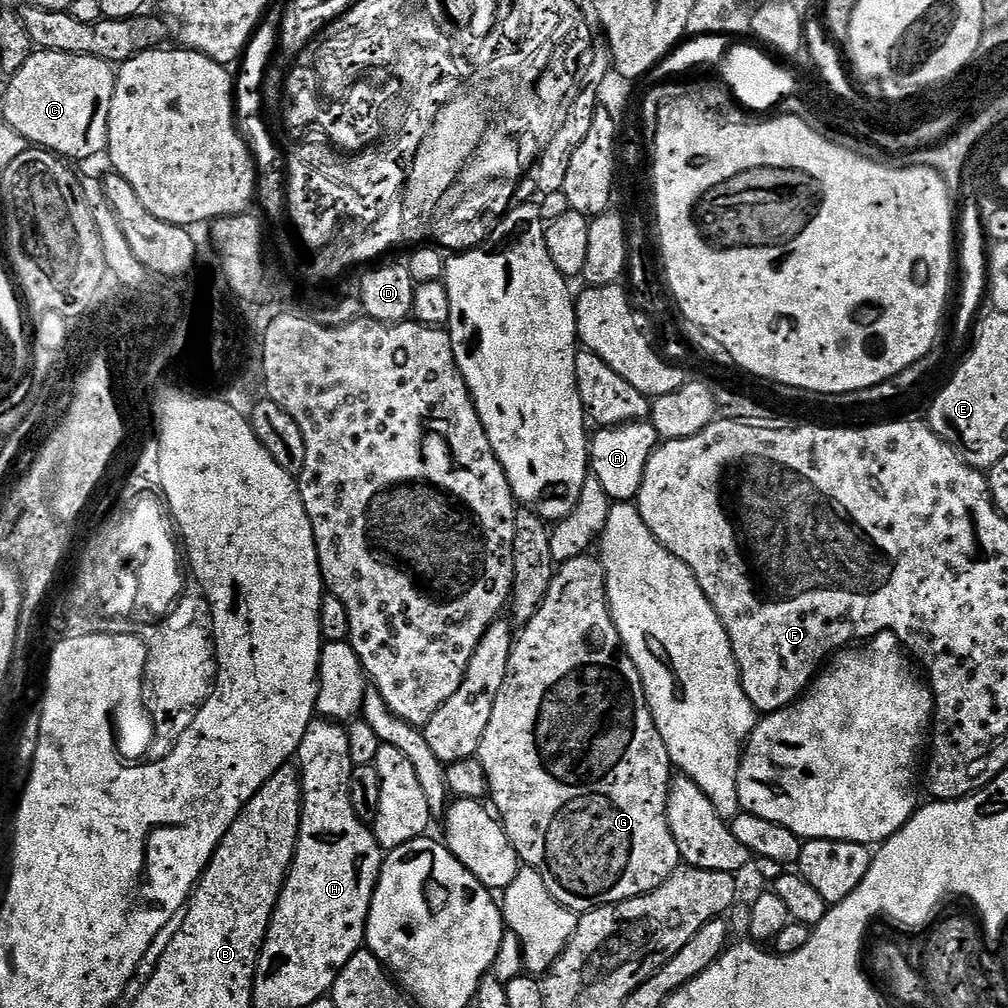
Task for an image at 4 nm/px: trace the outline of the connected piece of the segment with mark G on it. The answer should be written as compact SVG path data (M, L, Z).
M585 554L578 558L570 558L570 562L559 565L555 569L553 580L550 582L549 590L546 592L545 600L542 601L537 613L530 618L528 624L523 625L519 629L512 646L512 653L510 654L510 666L506 670L506 682L502 682L502 690L494 702L494 714L490 714L490 723L486 725L486 734L482 734L482 738L480 739L478 759L488 779L488 791L490 793L490 801L492 800L493 804L491 804L491 807L503 825L509 842L513 844L513 847L517 851L520 864L529 868L536 868L538 874L542 874L542 882L546 882L546 890L550 890L550 894L554 894L557 902L562 906L566 906L571 912L583 914L592 911L593 908L605 908L608 904L621 904L623 900L629 900L635 896L646 894L650 890L662 886L662 882L666 882L666 878L670 878L670 874L674 874L674 870L681 867L682 861L678 850L678 842L674 842L674 834L670 834L670 826L668 825L668 786L674 779L674 765L672 759L668 756L666 742L662 742L662 734L658 734L658 726L652 723L652 711L644 693L642 678L638 674L634 662L629 658L620 643L620 635L614 626L612 615L608 609L608 591L606 590L606 582L604 581L604 565L600 563L595 555Z

